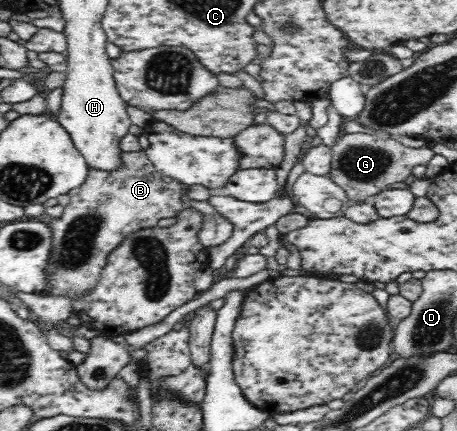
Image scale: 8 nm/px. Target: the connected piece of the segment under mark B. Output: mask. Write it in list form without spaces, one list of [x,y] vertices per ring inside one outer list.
[[[122,152],[124,166],[116,172],[100,172],[92,168],[84,184],[73,189],[70,195],[70,204],[64,207],[61,218],[50,222],[52,229],[52,252],[47,266],[47,274],[51,278],[50,295],[70,295],[74,300],[79,295],[94,289],[106,264],[106,258],[128,234],[142,228],[157,227],[160,219],[176,217],[184,210],[182,188],[180,181],[169,178],[156,171],[154,164],[142,152]]]

